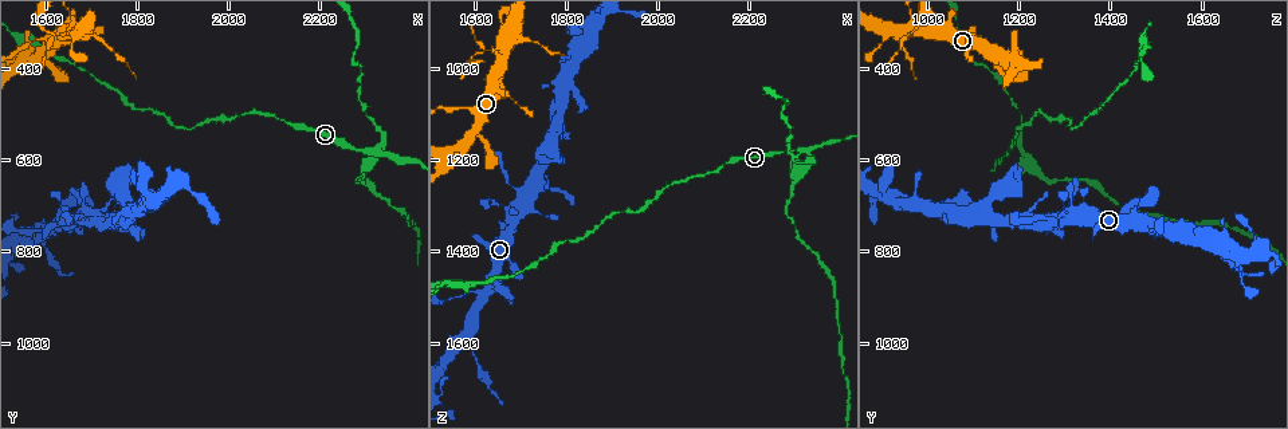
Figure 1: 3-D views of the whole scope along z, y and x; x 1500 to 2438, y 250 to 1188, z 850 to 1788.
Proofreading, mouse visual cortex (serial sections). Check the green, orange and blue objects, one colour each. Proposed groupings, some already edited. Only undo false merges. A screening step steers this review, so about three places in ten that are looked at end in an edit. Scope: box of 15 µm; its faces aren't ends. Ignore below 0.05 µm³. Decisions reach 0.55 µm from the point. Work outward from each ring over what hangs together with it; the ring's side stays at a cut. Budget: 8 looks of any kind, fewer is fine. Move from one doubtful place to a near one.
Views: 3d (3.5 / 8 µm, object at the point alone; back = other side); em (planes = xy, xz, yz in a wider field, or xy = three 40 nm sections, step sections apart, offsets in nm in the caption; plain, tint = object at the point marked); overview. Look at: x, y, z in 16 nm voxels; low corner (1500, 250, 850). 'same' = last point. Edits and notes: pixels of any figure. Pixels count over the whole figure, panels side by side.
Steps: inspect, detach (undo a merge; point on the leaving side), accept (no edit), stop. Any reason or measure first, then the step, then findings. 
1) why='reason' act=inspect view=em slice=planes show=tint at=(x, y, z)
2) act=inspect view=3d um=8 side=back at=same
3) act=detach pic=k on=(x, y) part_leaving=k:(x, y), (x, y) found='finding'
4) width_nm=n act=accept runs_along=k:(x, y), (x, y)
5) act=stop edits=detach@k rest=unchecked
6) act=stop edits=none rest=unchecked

act=inspect view=3d um=3.5 at=(1670, 730, 1305)

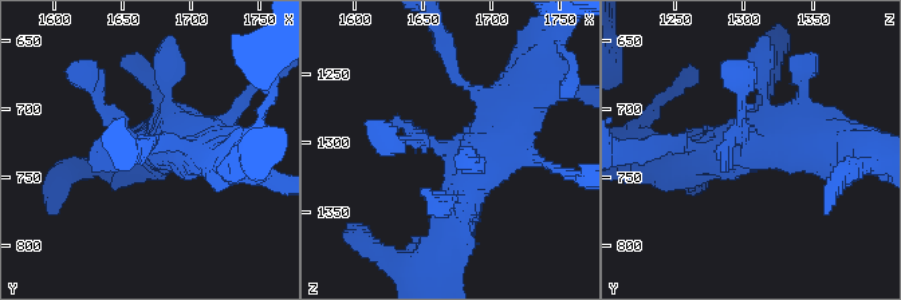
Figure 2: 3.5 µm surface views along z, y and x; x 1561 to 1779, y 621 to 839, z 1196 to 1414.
act=inspect view=em slice=planes show=tint at=(1668, 724, 1308)

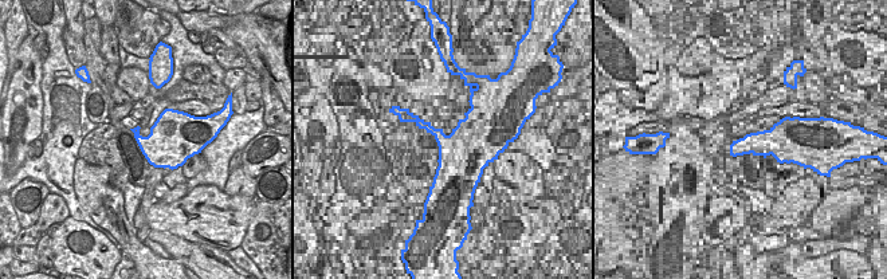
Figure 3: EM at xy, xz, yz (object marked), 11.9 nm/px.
act=accept runs_along=2:(453, 224), (469, 165), (429, 141), (392, 145) found='one cell here'

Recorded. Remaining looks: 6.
why='two arms in line, one across' act=inspect view=3d um=3.5 at=(1810, 700, 1035)

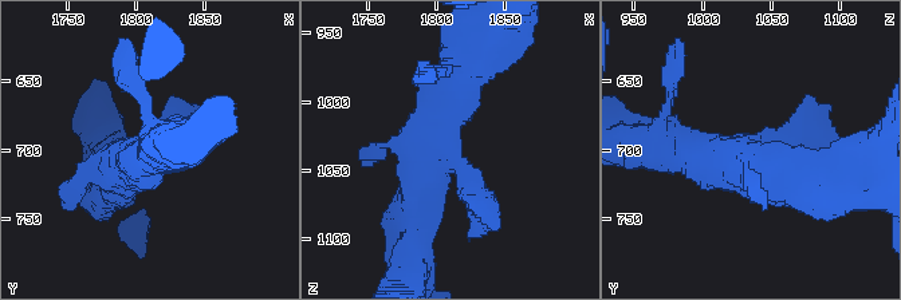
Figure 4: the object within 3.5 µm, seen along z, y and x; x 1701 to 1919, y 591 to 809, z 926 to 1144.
act=inspect view=em slice=xy step=2 show=tint at=(1810, 700, 1040)

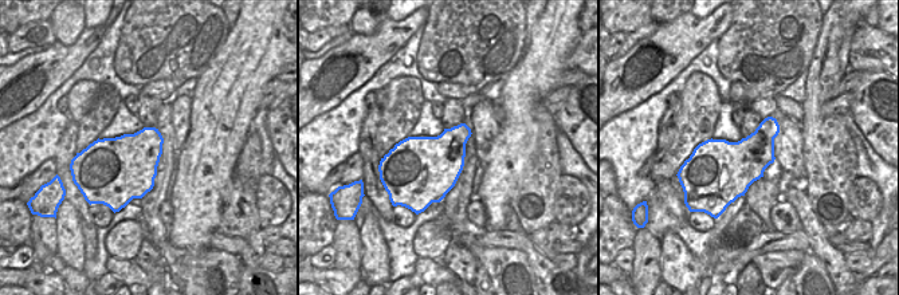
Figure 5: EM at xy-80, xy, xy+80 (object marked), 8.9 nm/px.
act=accept runs_along=4:(413, 231), (427, 147), (463, 68) found='one cell here'

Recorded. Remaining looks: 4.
why='four-way junction' act=inspect view=3d um=3.5 side=back at=(2330, 560, 1195)

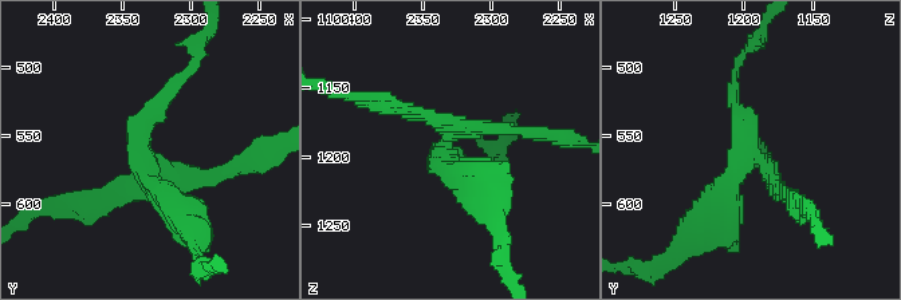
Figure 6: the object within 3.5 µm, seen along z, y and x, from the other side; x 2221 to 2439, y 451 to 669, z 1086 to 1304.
arms=4 arm_widths_nm=150,150,200,350 why='need the tissue' act=inspect view=em slice=planes show=tint at=(2332, 564, 1196)

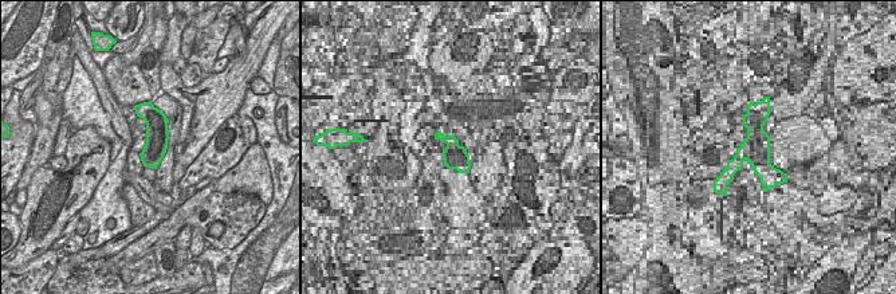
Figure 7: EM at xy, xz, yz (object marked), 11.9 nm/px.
act=detach pic=6 on=(746, 115) found='two cells meet here'

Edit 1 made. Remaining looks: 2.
act=stop edits=detach@6 rest=unchecked

